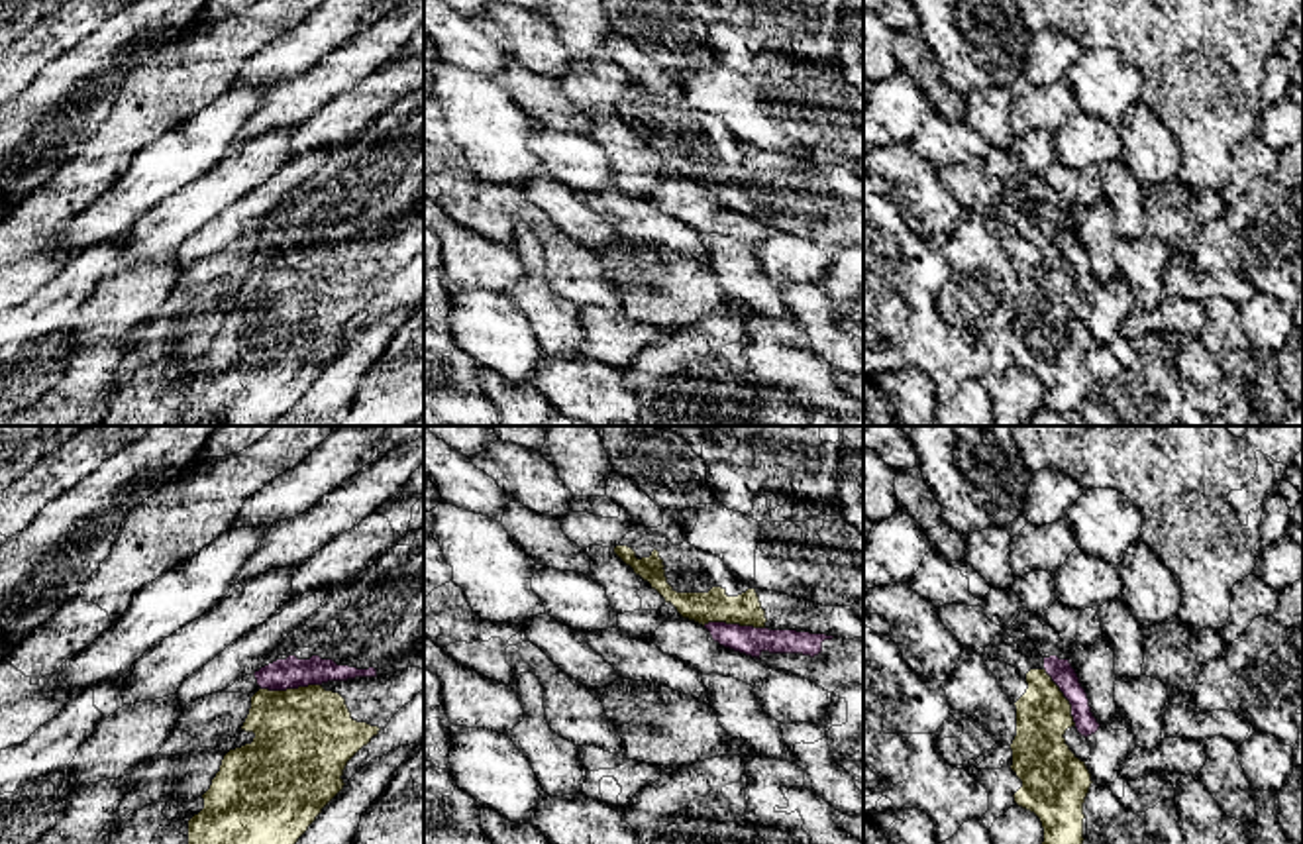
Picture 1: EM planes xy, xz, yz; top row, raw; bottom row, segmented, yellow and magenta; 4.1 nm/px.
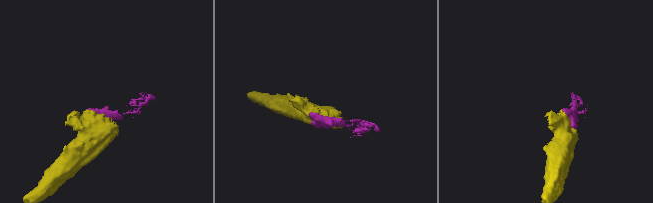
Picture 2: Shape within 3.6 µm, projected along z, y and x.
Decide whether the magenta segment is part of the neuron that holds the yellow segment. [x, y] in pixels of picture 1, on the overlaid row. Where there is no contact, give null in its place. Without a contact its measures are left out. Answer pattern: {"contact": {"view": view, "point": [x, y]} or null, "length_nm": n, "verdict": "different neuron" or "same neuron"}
{"contact": {"view": "xz", "point": [734, 623]}, "length_nm": 260, "verdict": "same neuron"}

